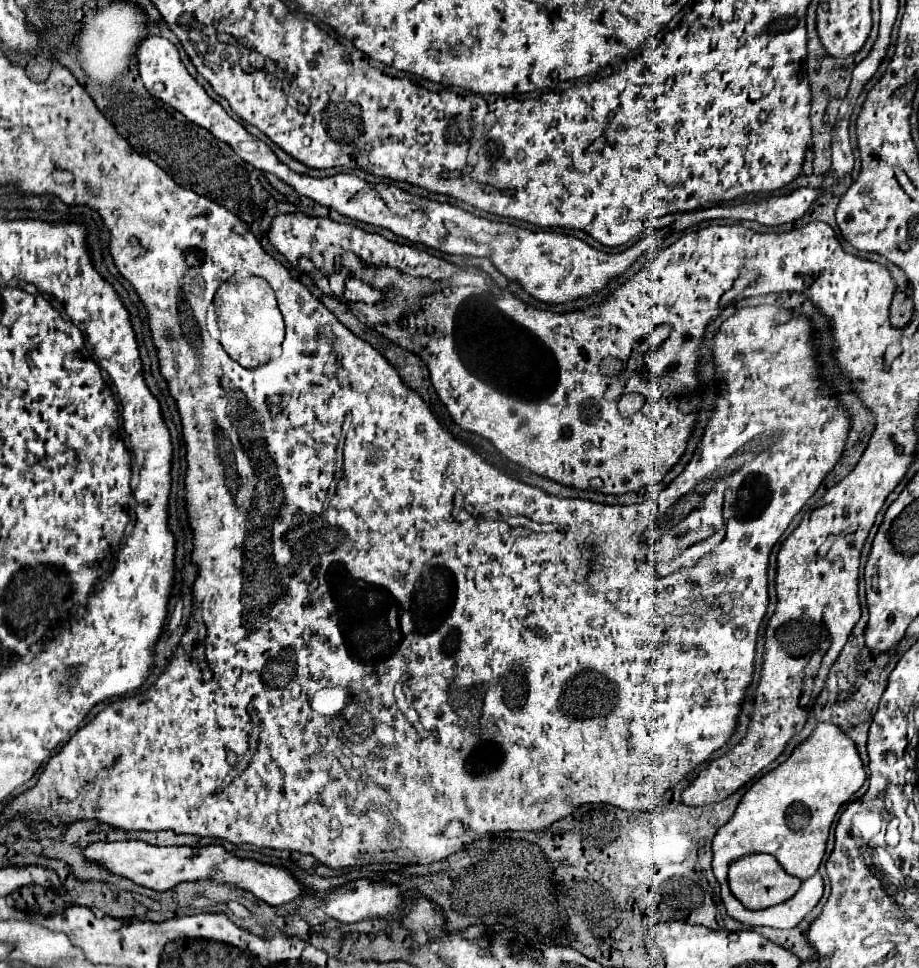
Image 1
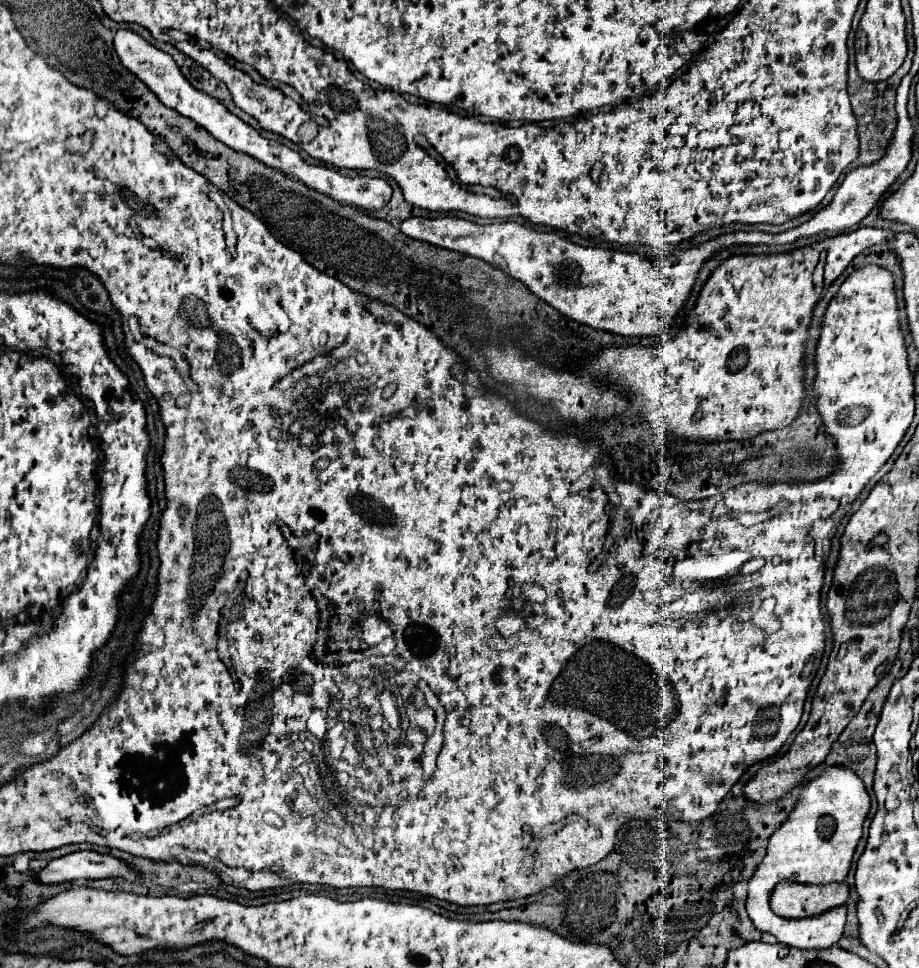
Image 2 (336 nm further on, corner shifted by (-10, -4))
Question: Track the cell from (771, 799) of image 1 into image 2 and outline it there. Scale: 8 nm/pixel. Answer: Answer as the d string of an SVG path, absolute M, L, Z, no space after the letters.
M828 766L820 776L800 786L800 796L788 818L774 830L768 840L766 856L748 880L746 912L756 930L774 934L780 944L820 950L834 946L846 922L816 922L816 920L786 920L776 916L768 906L770 890L784 880L804 884L842 882L848 874L852 854L862 836L862 822L870 810L870 796L860 776L844 766Z

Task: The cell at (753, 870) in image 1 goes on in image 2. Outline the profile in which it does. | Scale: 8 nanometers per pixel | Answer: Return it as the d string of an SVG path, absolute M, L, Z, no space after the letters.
M780 882L770 894L770 908L782 918L804 918L822 914L848 898L848 884L834 882L824 886L810 886L798 882Z

